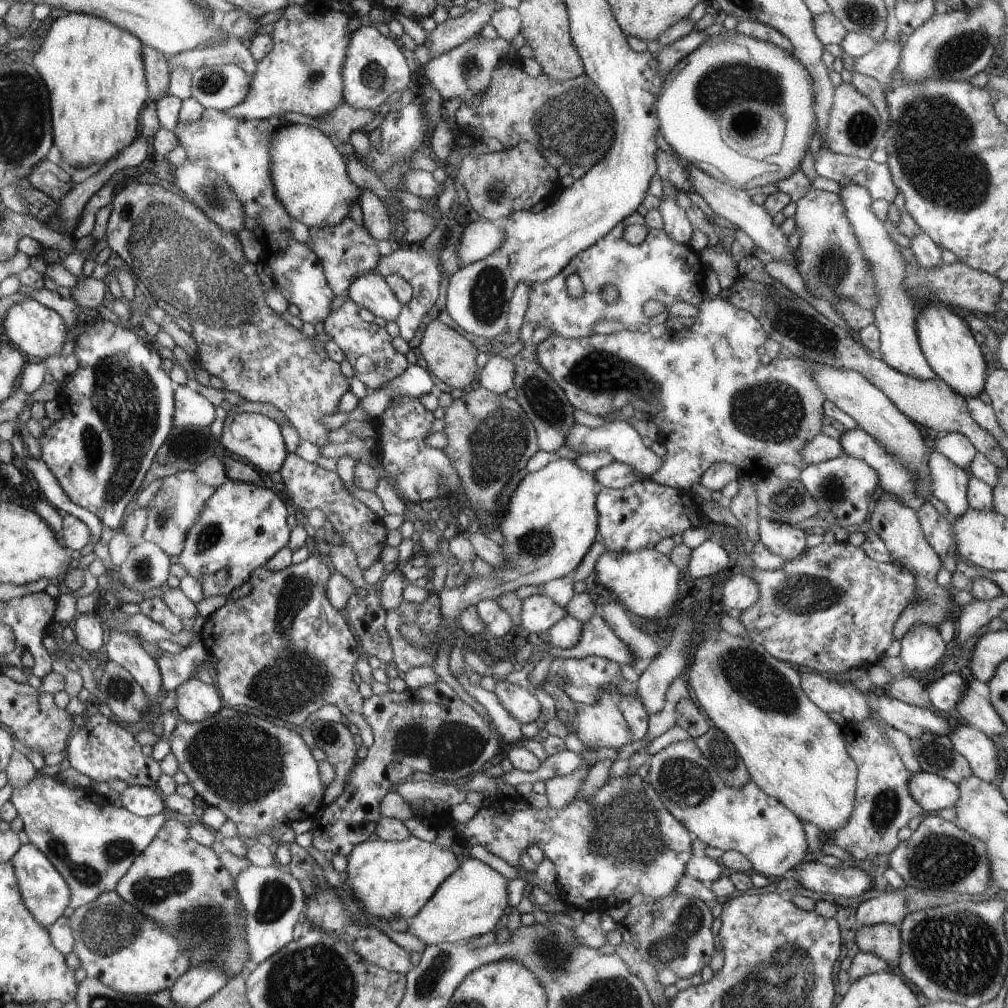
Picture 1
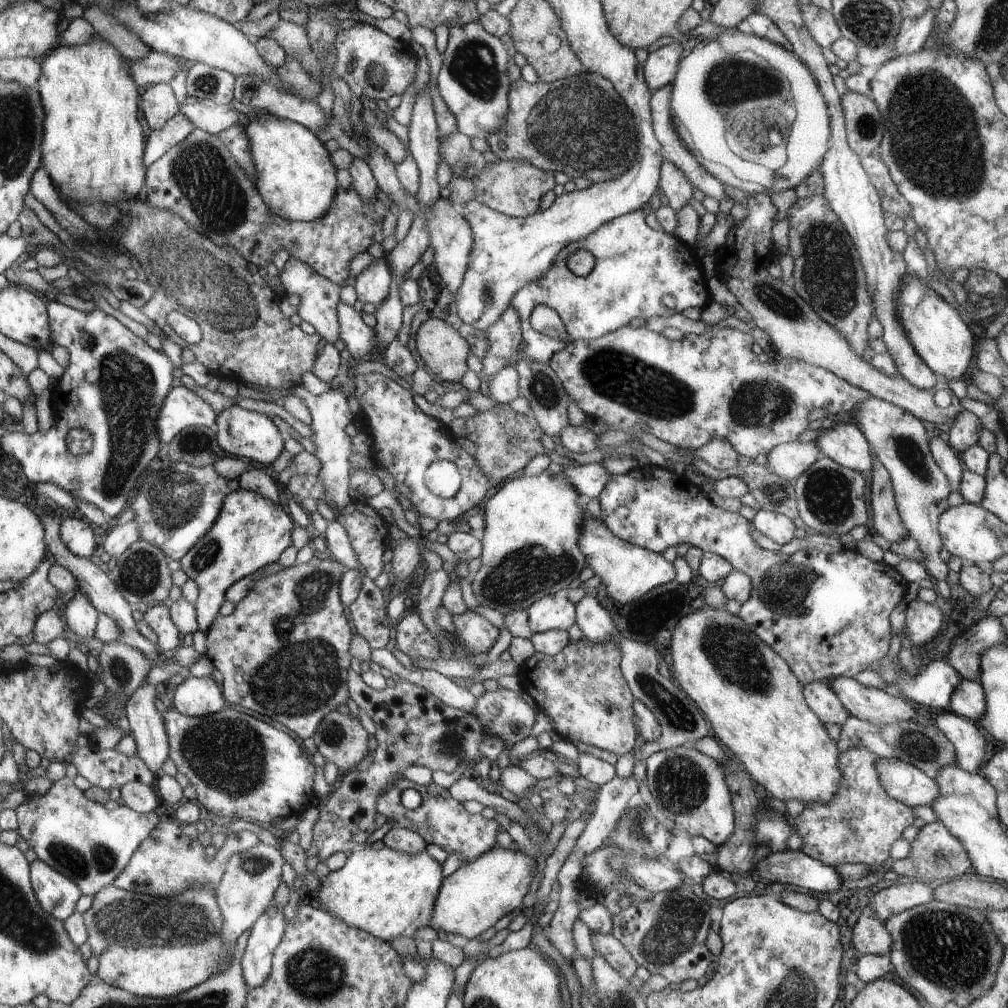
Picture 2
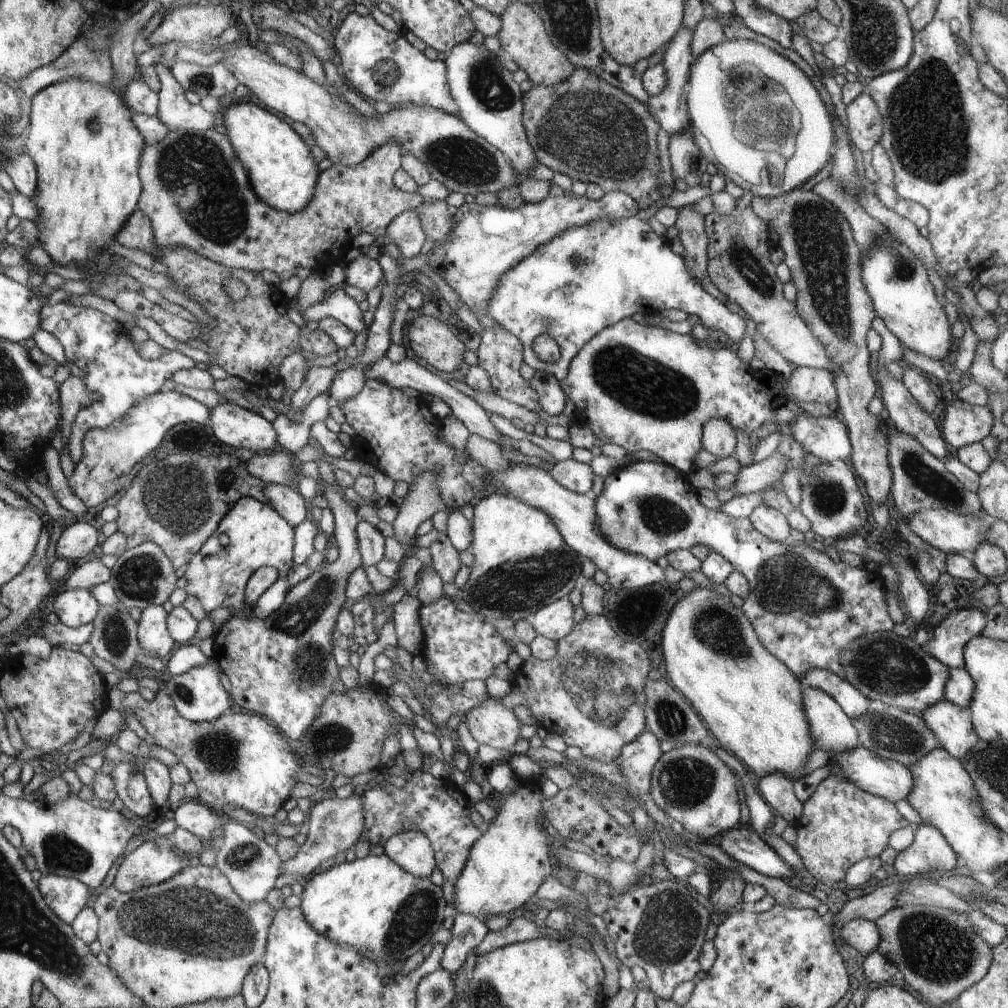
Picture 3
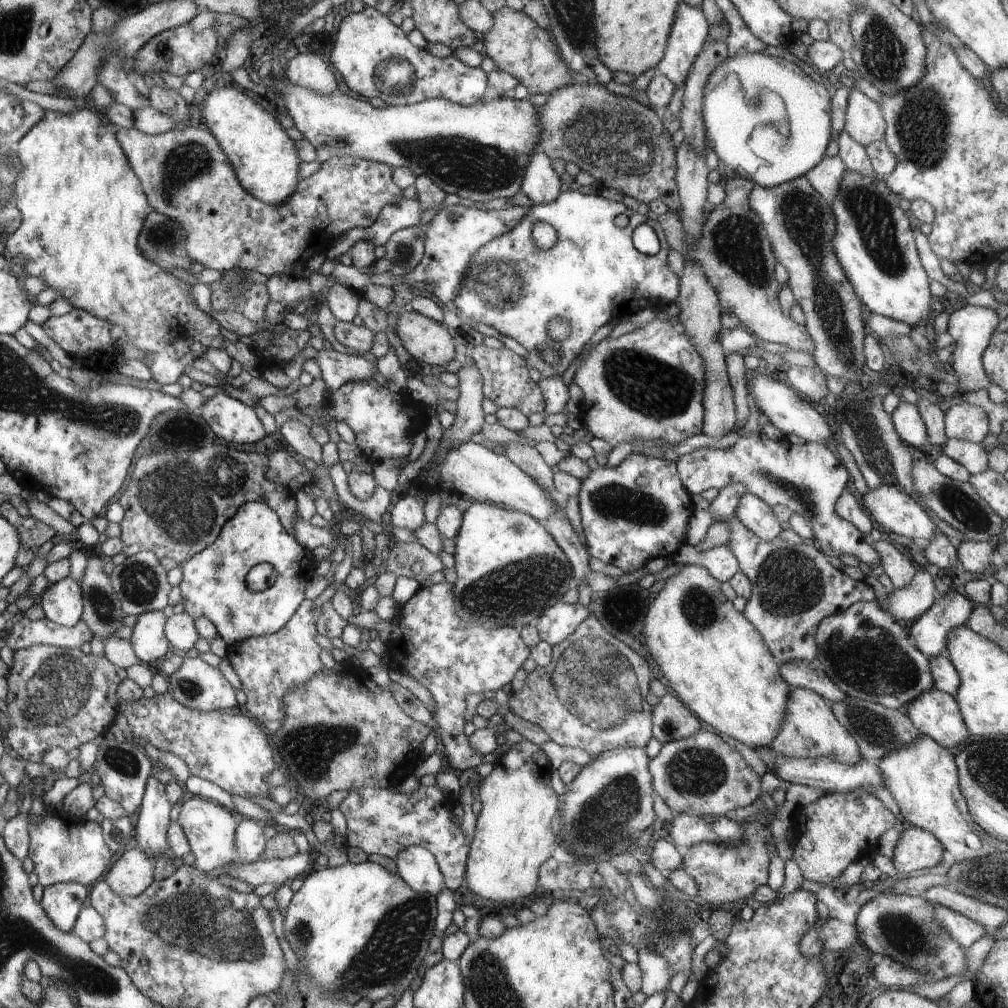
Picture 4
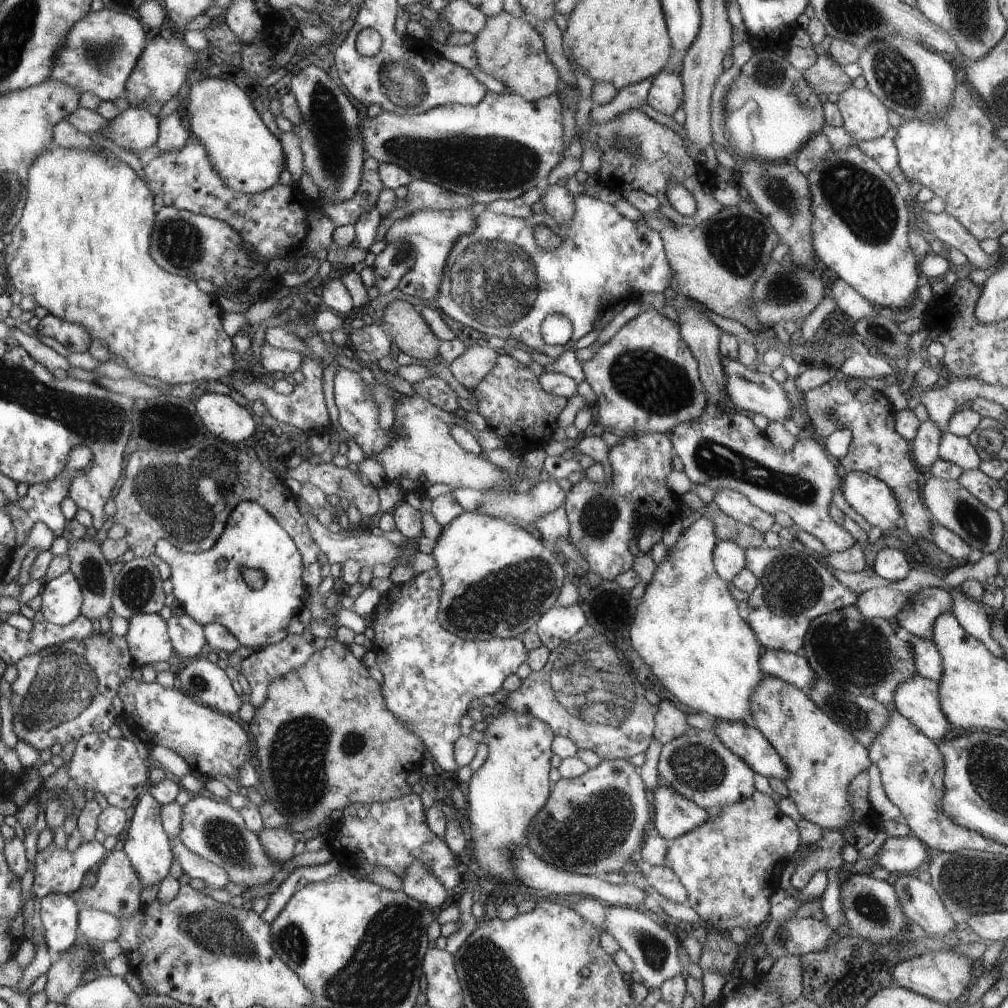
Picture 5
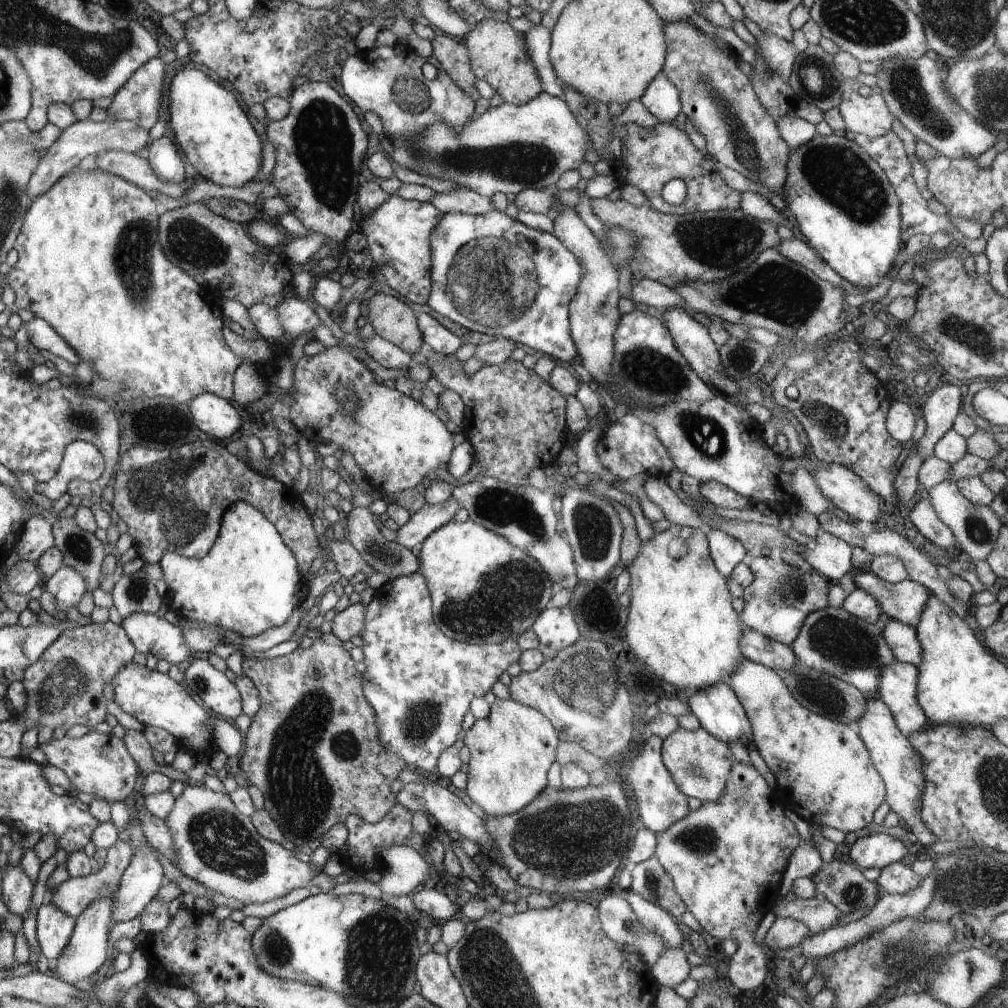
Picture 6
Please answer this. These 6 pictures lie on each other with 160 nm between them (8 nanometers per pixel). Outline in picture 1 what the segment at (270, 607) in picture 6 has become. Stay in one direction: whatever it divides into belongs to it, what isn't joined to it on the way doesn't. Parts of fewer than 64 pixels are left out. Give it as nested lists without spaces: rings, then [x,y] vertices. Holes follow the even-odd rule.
[[[227,478],[207,501],[196,524],[189,528],[179,563],[200,582],[205,597],[218,594],[228,597],[289,543],[290,528],[286,520],[288,508],[272,489]]]

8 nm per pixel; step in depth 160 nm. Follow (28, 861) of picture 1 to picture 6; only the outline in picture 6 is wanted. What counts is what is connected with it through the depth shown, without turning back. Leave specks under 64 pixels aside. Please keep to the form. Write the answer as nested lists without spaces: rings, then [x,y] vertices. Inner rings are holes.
[[[45,900],[36,912],[36,938],[41,954],[55,962],[72,940],[76,920]]]

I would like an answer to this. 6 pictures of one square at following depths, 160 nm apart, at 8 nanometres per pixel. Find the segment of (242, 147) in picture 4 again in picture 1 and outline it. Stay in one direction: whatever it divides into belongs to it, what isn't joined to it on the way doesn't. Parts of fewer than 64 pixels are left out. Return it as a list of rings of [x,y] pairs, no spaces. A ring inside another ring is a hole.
[[[282,121],[269,142],[273,157],[273,187],[278,188],[278,200],[292,219],[306,224],[309,229],[334,226],[350,214],[353,202],[359,202],[361,188],[356,186],[346,170],[342,154],[338,154],[332,139],[306,124]]]

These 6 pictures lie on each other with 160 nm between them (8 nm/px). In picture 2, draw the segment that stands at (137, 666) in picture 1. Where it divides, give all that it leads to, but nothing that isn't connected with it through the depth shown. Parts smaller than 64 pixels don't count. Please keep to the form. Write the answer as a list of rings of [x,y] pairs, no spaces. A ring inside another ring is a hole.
[[[140,685],[131,695],[126,708],[126,718],[131,736],[136,742],[136,753],[155,777],[164,776],[161,770],[169,758],[169,738],[164,718],[154,705],[156,686]]]

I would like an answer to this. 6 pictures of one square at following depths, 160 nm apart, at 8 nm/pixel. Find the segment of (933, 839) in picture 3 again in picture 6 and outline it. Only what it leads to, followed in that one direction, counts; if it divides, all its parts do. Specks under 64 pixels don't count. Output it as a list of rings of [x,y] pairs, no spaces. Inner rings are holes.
[[[875,833],[859,838],[850,850],[852,862],[860,868],[881,868],[890,863],[902,861],[911,854],[916,854],[918,848],[905,844],[900,839],[884,833]]]

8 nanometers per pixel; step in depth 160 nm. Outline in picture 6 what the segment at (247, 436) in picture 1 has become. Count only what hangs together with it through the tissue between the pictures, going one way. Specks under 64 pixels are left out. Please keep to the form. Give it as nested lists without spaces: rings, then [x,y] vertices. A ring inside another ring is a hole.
[[[202,393],[189,402],[193,423],[208,438],[222,440],[240,430],[240,412],[232,402],[214,393]]]

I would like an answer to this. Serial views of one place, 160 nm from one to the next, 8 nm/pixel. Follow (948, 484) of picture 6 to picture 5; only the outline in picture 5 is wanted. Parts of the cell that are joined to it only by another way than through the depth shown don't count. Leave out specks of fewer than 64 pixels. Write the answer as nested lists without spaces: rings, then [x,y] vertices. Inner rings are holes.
[[[930,477],[922,488],[922,502],[932,513],[934,522],[955,532],[973,550],[980,550],[984,555],[997,553],[1000,549],[1004,534],[1004,523],[998,515],[998,511],[984,506],[977,498],[974,498],[957,480],[937,479]]]

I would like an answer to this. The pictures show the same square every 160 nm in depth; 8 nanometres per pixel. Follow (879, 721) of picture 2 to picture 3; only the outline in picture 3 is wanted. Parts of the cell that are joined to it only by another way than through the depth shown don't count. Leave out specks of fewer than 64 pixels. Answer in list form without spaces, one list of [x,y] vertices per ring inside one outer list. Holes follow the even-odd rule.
[[[812,669],[797,679],[802,688],[817,688],[829,694],[851,719],[862,716],[874,703],[847,680],[826,669]]]

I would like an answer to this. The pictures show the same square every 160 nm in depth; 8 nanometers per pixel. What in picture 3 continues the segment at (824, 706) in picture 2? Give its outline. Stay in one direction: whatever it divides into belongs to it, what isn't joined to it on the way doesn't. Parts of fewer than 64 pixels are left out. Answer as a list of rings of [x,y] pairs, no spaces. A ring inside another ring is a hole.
[[[812,687],[802,689],[804,714],[815,748],[841,753],[856,748],[859,734],[852,719],[829,694]]]

